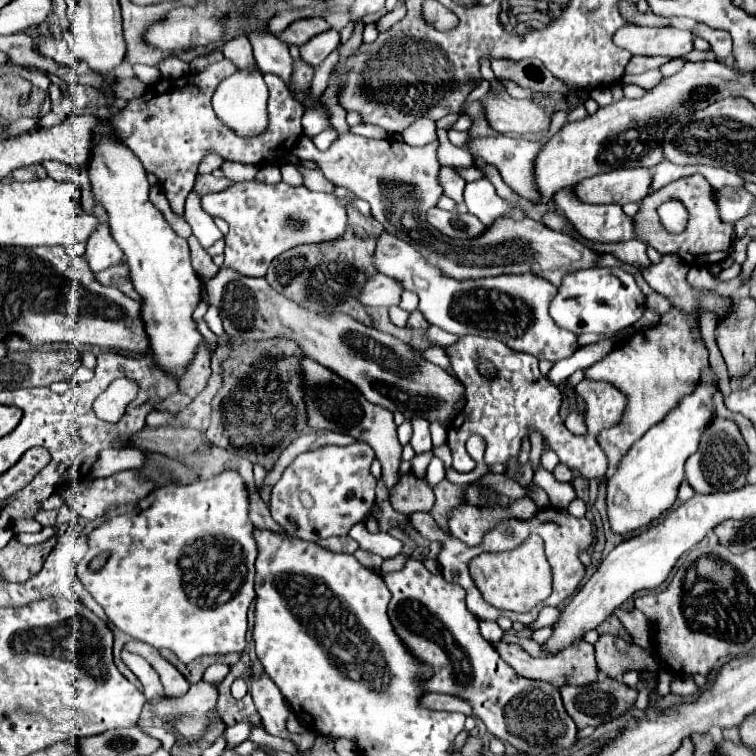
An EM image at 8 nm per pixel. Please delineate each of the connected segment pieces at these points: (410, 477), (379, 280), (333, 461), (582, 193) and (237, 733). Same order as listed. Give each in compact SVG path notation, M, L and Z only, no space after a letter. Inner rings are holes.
M412 472L404 474L388 494L393 508L405 515L429 512L435 504L431 486Z
M373 274L369 282L359 292L359 300L365 306L397 306L403 292L403 287L397 280L389 280L383 274Z
M365 442L323 446L299 454L271 490L271 516L289 536L309 542L349 534L349 530L369 514L375 502L377 480L369 472L373 458L375 452Z
M619 168L579 182L575 194L587 204L641 202L651 192L651 176L649 168Z
M259 714L247 716L247 718L243 718L243 722L237 722L235 726L229 726L229 728L225 730L225 734L227 734L227 746L245 742L245 740L251 736L251 730L257 728L257 726L263 728L263 722L261 722L261 716L259 716Z

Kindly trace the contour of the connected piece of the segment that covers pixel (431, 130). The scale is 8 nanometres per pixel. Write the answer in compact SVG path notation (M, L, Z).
M415 120L399 136L409 146L425 146L437 138L435 122L433 120Z

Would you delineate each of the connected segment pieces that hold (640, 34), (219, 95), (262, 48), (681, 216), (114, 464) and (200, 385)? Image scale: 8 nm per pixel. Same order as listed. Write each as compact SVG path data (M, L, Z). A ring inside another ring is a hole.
M623 26L615 34L615 44L641 56L671 56L677 58L693 50L693 36L689 30L675 26L649 28L649 26Z
M237 71L225 78L213 94L213 110L241 136L257 136L267 128L267 86L261 72Z
M267 30L263 32L251 32L249 34L255 62L259 64L263 74L277 74L287 86L291 86L293 78L293 58L289 54L289 48L281 44L281 40Z
M675 200L665 202L665 204L659 206L657 212L661 216L663 226L669 232L677 234L677 232L685 230L685 226L687 226L687 210L685 210L685 206L681 206L681 202L675 202Z
M109 448L103 450L101 456L95 462L95 478L111 476L121 470L129 468L141 468L147 460L145 452L139 452L137 448Z
M201 342L197 352L195 352L193 362L185 368L187 372L179 378L179 390L183 394L187 394L189 398L195 398L205 388L205 384L207 384L207 380L211 376L209 362L211 362L211 354L207 352L205 344Z

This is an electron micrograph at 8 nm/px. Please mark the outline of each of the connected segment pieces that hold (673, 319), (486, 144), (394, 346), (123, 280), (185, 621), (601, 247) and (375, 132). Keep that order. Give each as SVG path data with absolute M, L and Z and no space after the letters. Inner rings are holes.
M671 308L667 314L661 316L659 324L639 330L633 336L621 340L603 360L587 370L587 378L611 382L627 398L621 422L617 422L617 426L613 428L601 430L601 436L597 436L601 450L605 450L605 456L609 458L605 474L607 478L615 474L621 456L651 426L661 422L669 414L669 410L673 410L677 402L681 402L685 394L693 392L693 386L701 382L701 370L705 366L709 366L709 354L699 338L695 318L683 314L677 308Z
M495 134L495 136L483 136L483 138L469 138L467 142L467 150L471 152L473 158L481 158L483 162L495 166L501 174L501 178L505 180L505 184L517 192L521 198L539 202L539 192L535 186L535 158L537 152L541 150L541 146L547 142L549 138L541 138L537 142L529 142L523 138L511 138L511 136L503 136L503 134Z
M221 268L215 278L203 282L203 300L219 308L223 328L235 340L271 340L287 338L301 346L303 354L321 366L335 370L341 378L359 388L359 392L373 404L391 412L399 410L405 418L425 418L443 422L453 412L465 388L459 380L451 378L443 368L421 358L421 352L409 344L369 328L347 314L317 314L289 302L277 294L265 278L247 278L235 270Z
M115 264L111 268L105 268L101 272L93 274L97 282L101 282L103 286L115 286L117 290L121 290L123 294L127 294L133 300L139 300L139 294L135 292L133 284L131 284L131 276L129 276L129 266L127 264Z
M235 470L221 472L191 486L157 488L135 510L107 520L87 536L89 548L77 564L77 576L119 630L159 650L173 650L181 662L193 662L207 654L243 652L247 612L255 600L253 580L257 558L249 500L249 488ZM101 552L109 552L109 560L101 572L91 572L89 562Z
M571 230L571 236L575 240L579 240L581 244L585 244L589 250L593 250L595 254L613 254L619 262L629 264L631 268L635 268L637 272L643 272L651 262L647 258L647 244L641 240L633 240L633 242L617 242L617 244L603 244L603 242L589 242L587 238L581 238L581 234L577 230Z
M357 124L353 128L349 128L349 132L359 134L359 136L369 136L369 138L389 138L387 130L381 130L381 126L373 126L373 124Z

